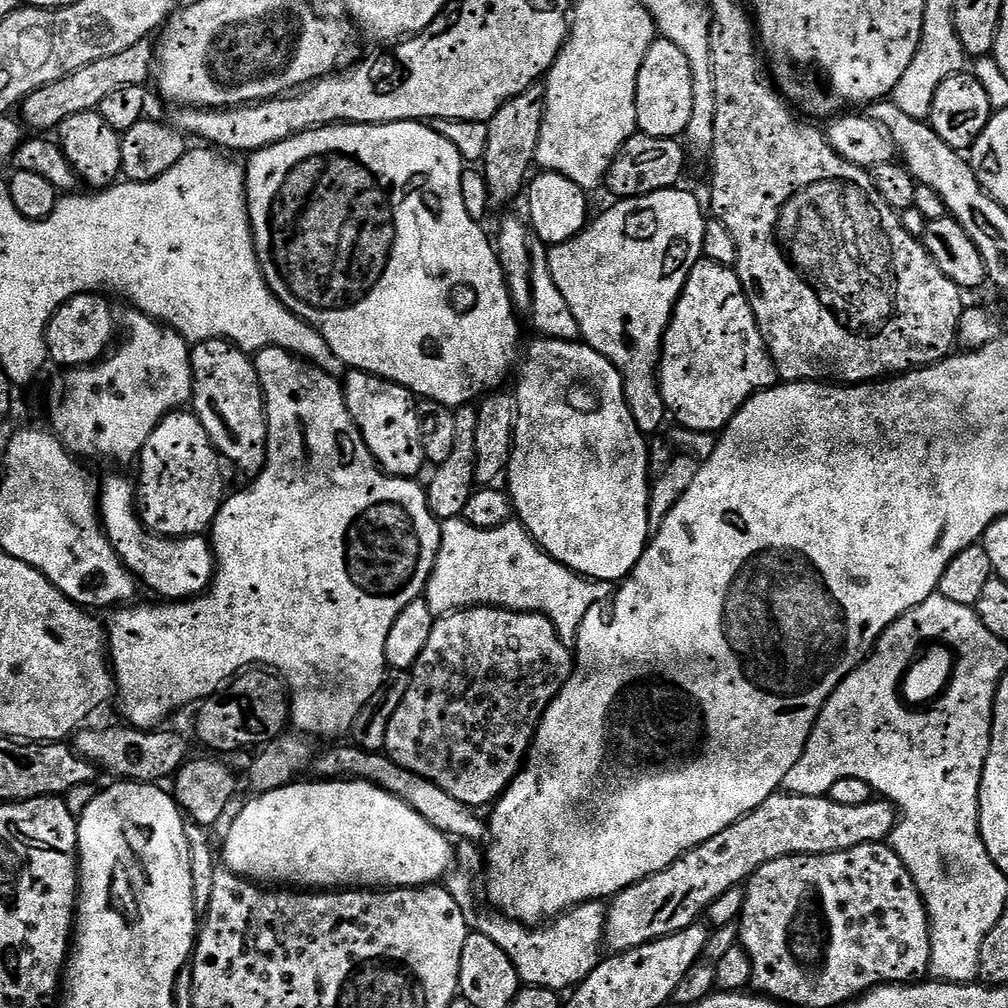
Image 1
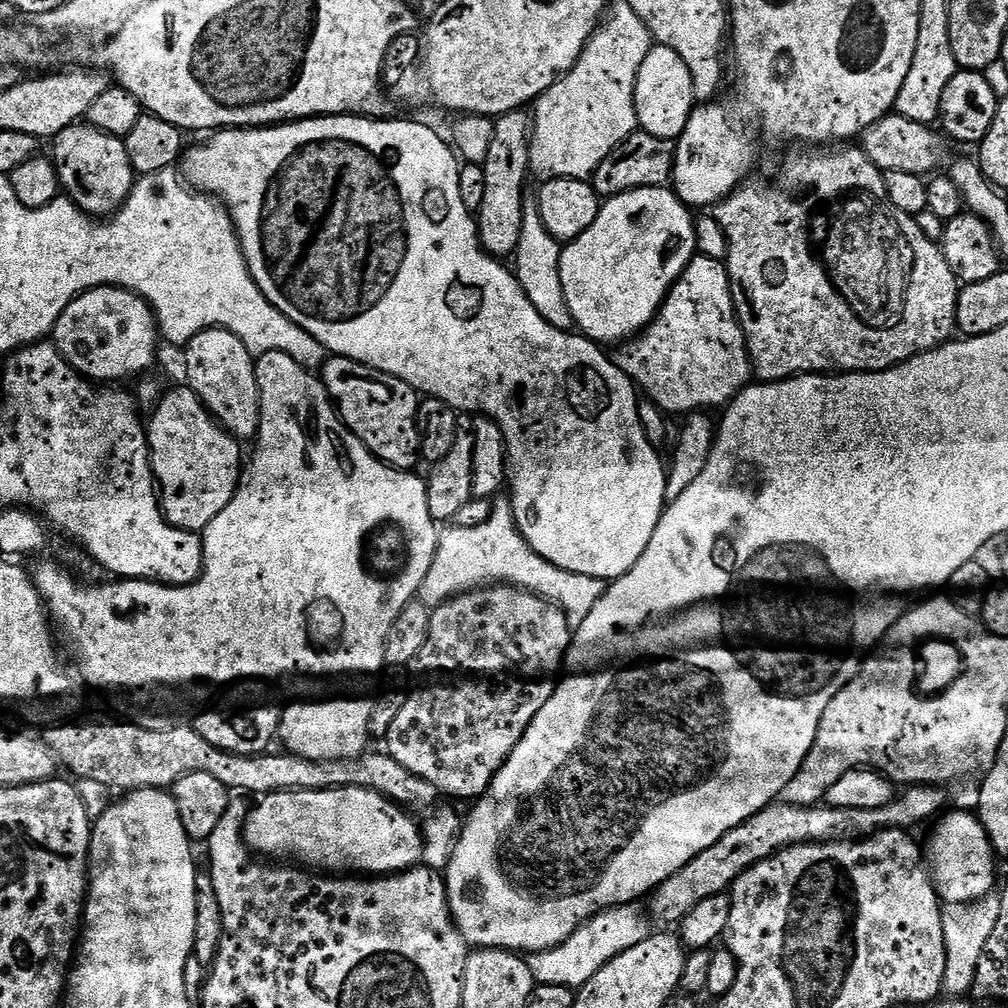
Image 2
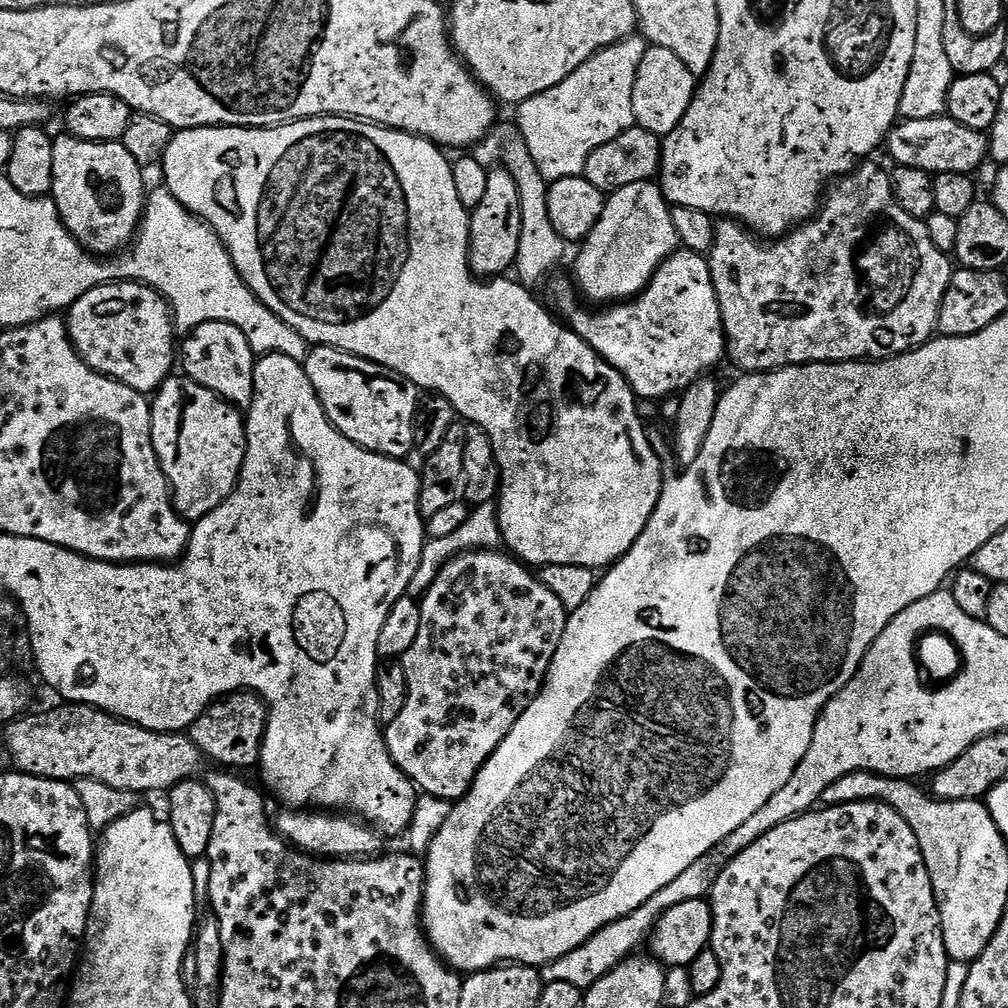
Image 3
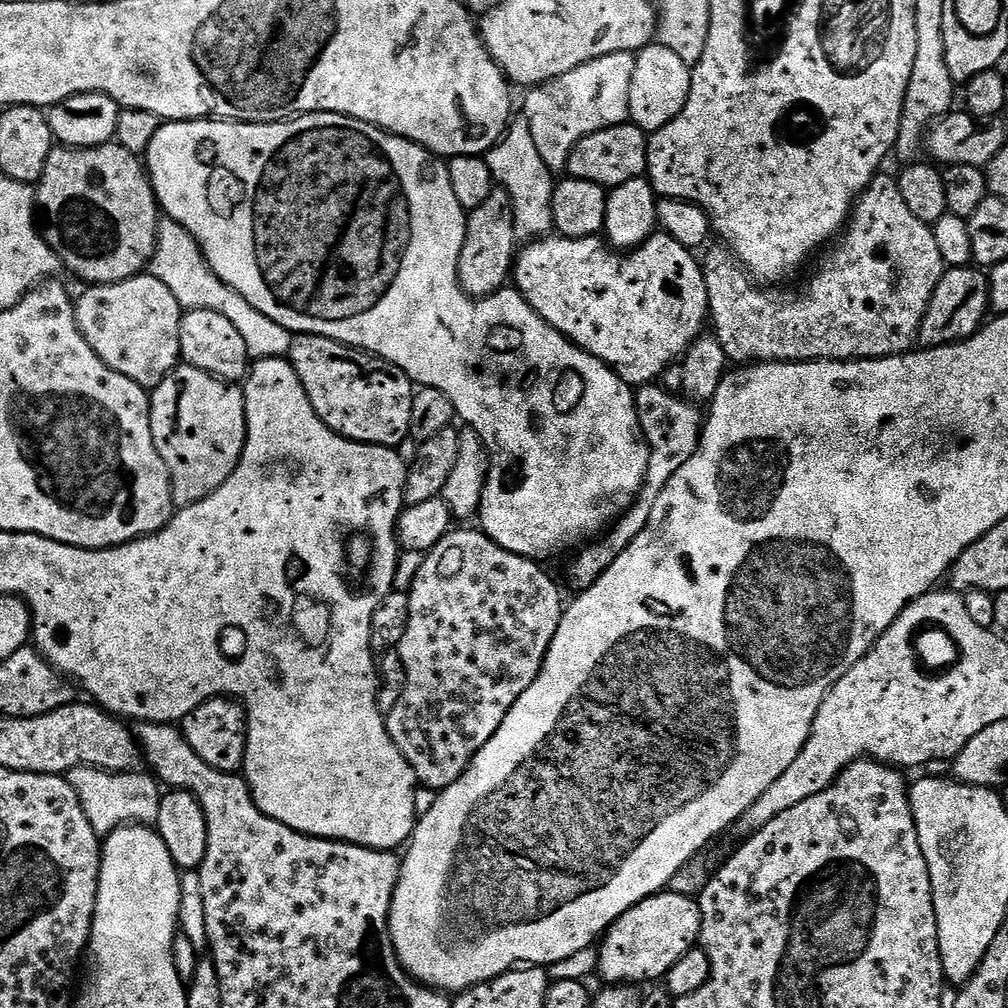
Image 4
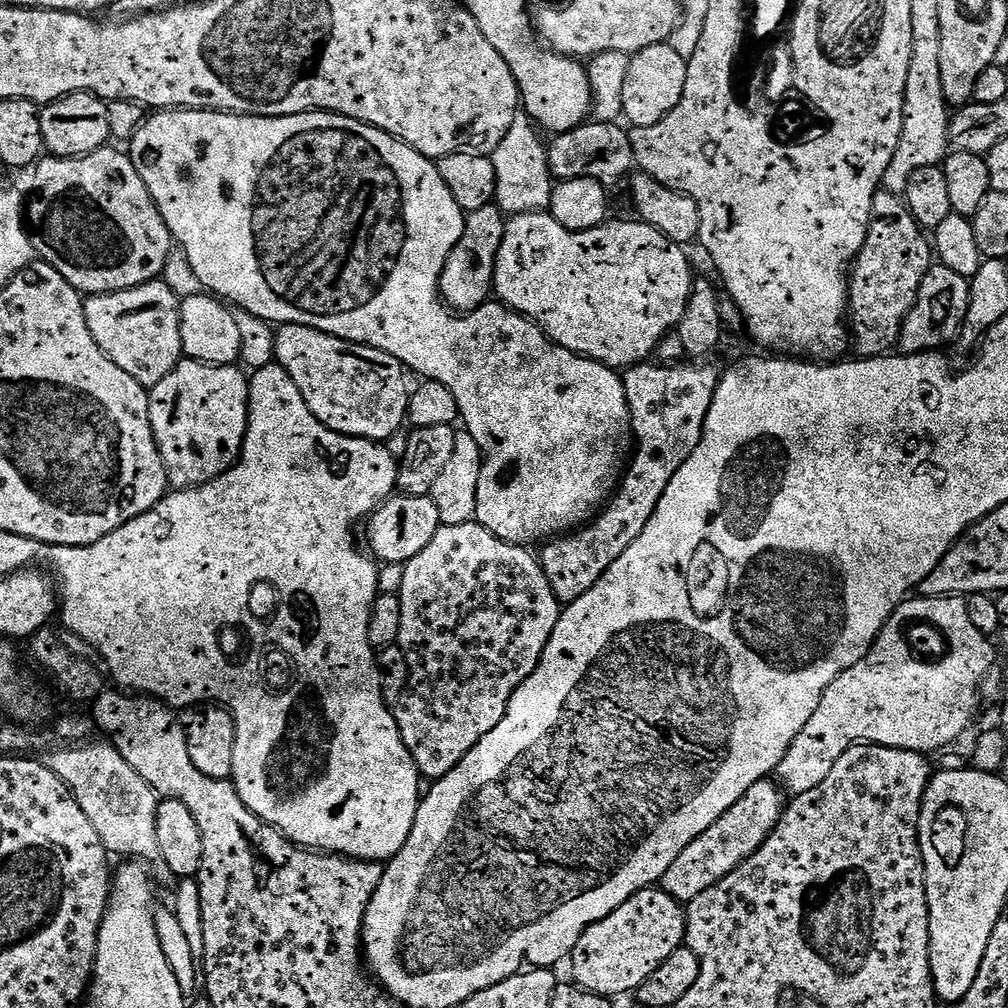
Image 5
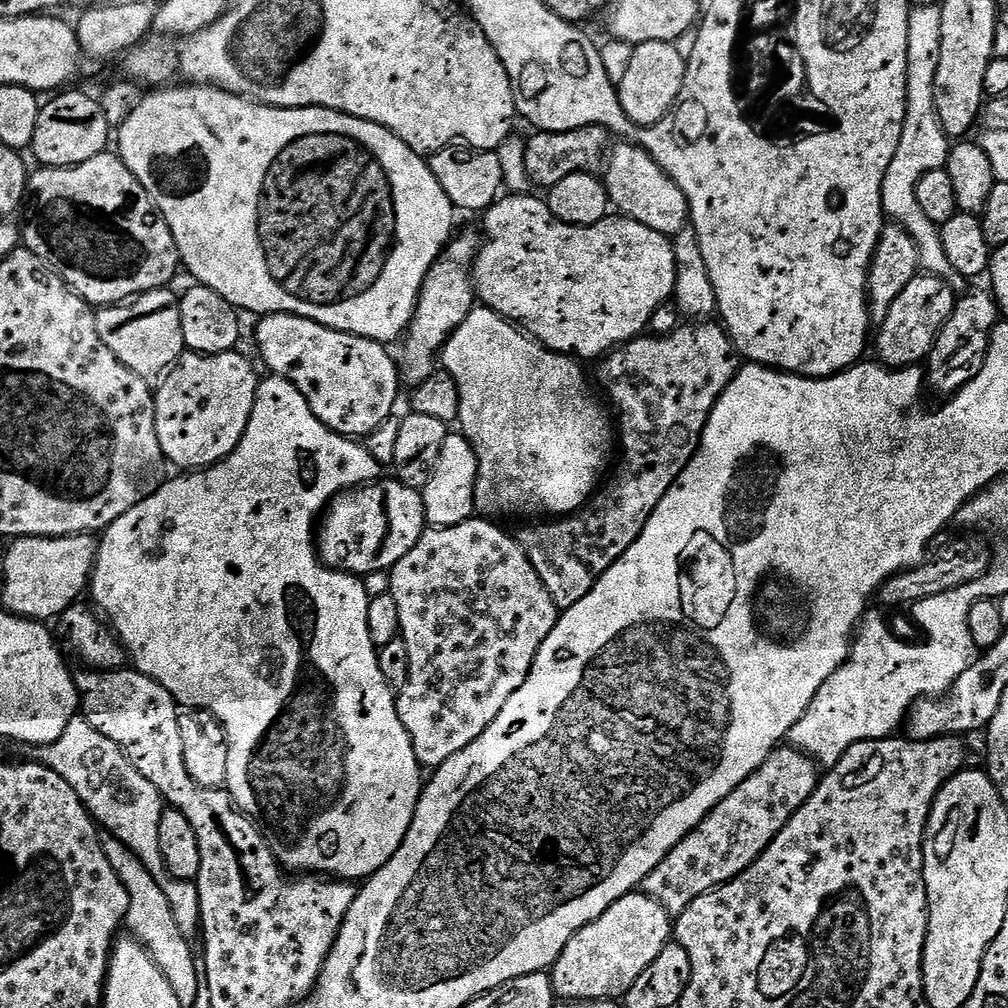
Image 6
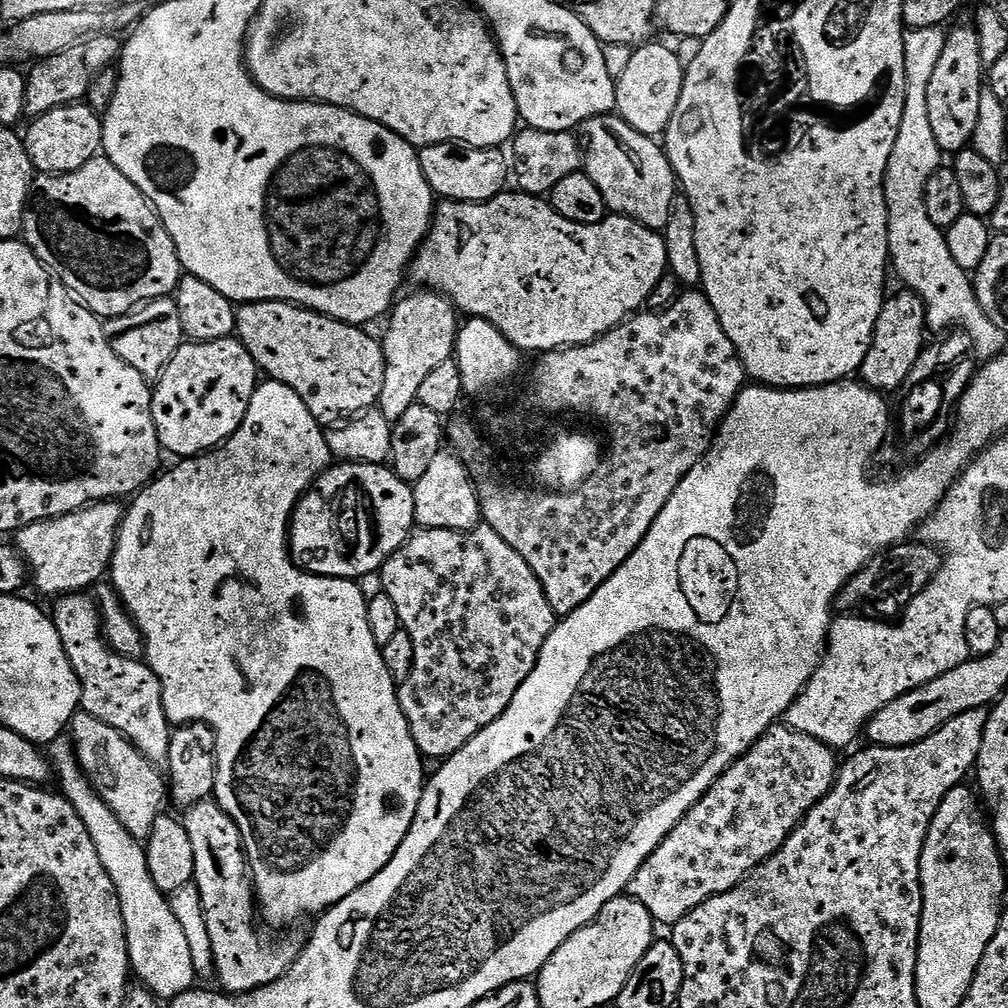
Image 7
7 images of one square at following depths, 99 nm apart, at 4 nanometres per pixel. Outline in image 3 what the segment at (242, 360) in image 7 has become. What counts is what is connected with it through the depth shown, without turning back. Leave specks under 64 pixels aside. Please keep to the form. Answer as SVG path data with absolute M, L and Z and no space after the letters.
M173 374L157 388L150 400L152 406L152 441L158 462L168 480L168 490L173 508L185 522L195 522L210 514L236 488L244 465L248 429L245 417L237 405L227 404L206 386L189 380L183 374Z

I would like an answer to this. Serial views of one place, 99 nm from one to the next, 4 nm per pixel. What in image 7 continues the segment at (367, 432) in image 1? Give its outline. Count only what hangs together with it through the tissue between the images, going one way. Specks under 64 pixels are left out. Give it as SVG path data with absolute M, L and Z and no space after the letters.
M263 300L237 307L235 335L254 358L257 369L267 379L290 386L290 390L294 390L294 394L306 402L306 410L310 410L310 414L314 414L322 426L343 425L357 414L364 414L379 405L382 382L386 378L384 345L363 327L343 324L340 320L312 312L309 308L301 308L299 304Z

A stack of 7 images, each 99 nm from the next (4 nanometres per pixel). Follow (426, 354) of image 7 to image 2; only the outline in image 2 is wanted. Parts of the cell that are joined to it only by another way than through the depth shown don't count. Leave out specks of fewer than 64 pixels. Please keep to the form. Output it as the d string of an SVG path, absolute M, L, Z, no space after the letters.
M527 111L508 112L495 117L492 124L490 150L482 165L486 174L486 191L482 194L482 206L475 213L476 229L480 235L480 245L485 252L497 258L511 257L518 246L522 234L524 217L524 179L528 176L528 145L530 143L530 116Z

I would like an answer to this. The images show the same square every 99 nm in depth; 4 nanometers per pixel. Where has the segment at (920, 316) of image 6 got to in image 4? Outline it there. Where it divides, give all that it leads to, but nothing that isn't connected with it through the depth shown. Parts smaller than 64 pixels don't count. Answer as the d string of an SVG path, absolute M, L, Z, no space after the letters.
M976 266L948 268L938 282L920 323L919 343L924 348L941 348L969 340L975 332L980 331L989 312L987 271Z

